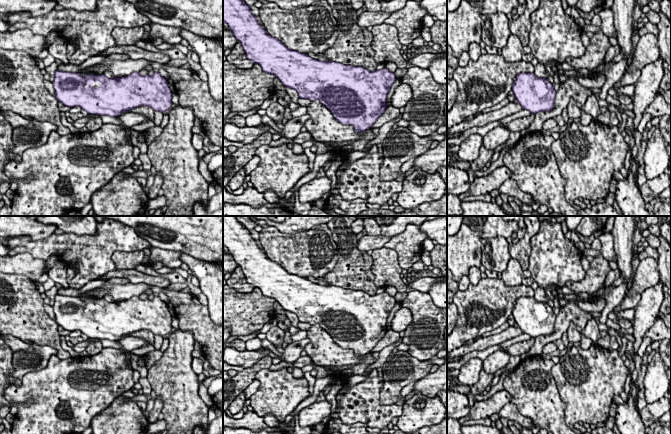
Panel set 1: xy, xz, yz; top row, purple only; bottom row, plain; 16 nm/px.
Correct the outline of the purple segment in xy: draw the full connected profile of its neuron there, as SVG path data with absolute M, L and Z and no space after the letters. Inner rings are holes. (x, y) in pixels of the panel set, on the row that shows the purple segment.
M57 69L54 73L53 87L58 102L70 108L79 106L89 114L116 117L122 112L139 106L149 106L154 111L164 113L170 110L172 105L172 92L169 84L159 72L155 72L152 76L148 74L142 76L139 72L133 72L126 77L110 79L105 75L83 76L80 73L64 72Z

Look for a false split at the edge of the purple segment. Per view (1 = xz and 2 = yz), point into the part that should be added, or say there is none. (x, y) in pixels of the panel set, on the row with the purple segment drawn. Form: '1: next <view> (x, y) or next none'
1: next none
2: next none

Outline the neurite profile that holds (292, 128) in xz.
M305 114L300 117L295 117L288 121L281 132L274 130L273 128L269 129L269 132L272 134L279 134L281 137L293 140L300 132L301 128L305 125L305 122L309 119L309 115Z

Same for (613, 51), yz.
M617 44L615 46L611 46L605 55L604 63L609 63L612 59L620 53L620 46Z

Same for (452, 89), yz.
M447 78L447 112L450 111L457 99L458 86L454 79Z

